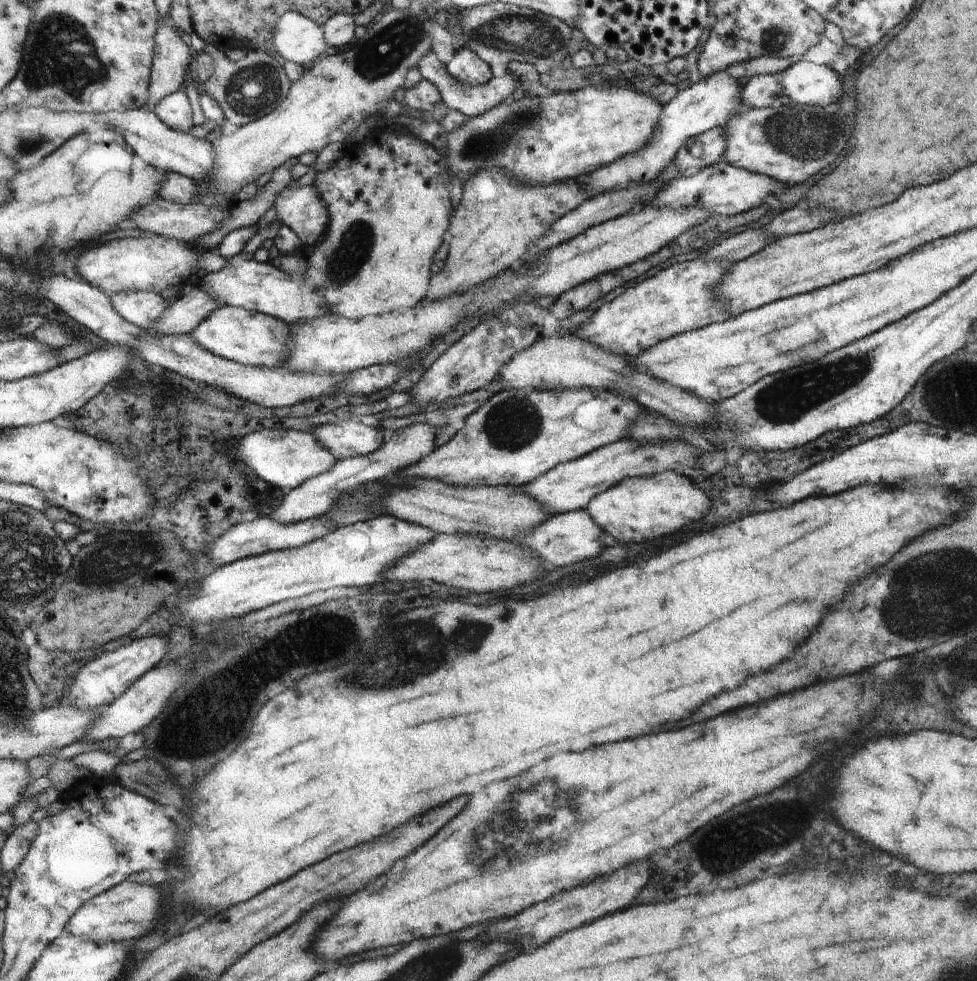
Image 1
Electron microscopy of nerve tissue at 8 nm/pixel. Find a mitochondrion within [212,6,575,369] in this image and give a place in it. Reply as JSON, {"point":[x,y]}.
{"point":[540,37]}

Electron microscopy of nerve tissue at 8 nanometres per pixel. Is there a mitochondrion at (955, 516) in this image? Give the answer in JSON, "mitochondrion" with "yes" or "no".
{"mitochondrion":"no"}

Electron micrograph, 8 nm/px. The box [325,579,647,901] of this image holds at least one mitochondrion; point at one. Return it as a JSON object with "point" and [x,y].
{"point":[533,821]}

